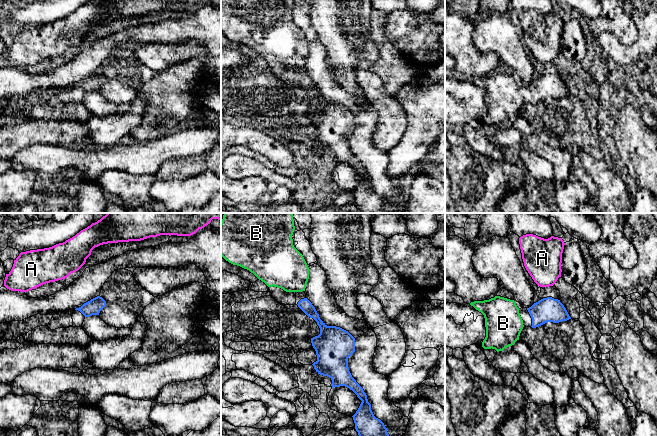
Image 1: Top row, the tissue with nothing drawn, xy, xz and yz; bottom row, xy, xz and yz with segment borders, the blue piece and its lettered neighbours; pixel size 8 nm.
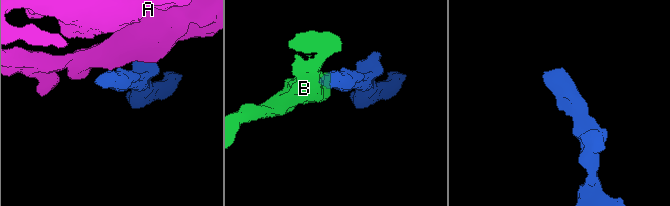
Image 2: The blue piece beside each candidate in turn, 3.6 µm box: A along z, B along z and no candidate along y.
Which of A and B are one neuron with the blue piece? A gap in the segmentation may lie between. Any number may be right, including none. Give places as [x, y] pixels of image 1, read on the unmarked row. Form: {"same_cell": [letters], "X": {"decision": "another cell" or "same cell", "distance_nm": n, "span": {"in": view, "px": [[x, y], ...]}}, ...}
{"same_cell": ["B"], "A": {"decision": "another cell", "distance_nm": 90, "span": {"in": "yz", "px": [[547, 73], [547, 62]]}}, "B": {"decision": "same cell", "distance_nm": 60, "span": {"in": "xz", "px": [[304, 74], [301, 67]]}}}

